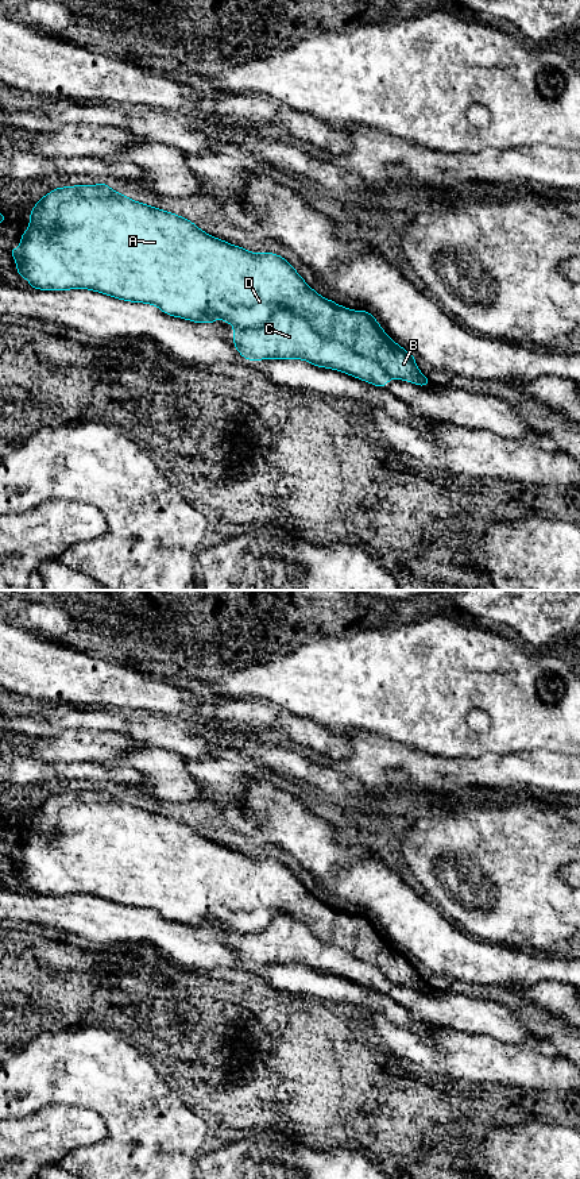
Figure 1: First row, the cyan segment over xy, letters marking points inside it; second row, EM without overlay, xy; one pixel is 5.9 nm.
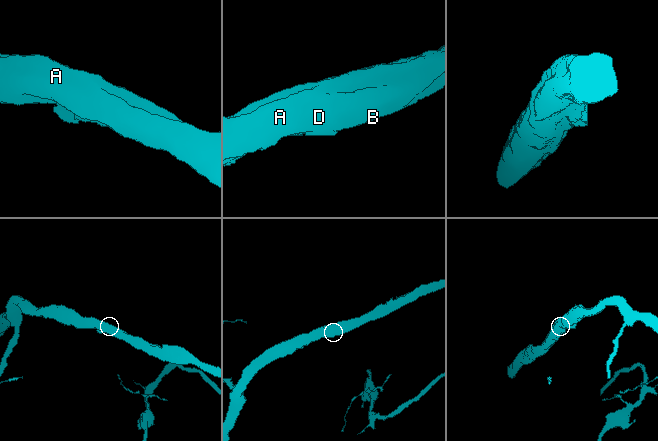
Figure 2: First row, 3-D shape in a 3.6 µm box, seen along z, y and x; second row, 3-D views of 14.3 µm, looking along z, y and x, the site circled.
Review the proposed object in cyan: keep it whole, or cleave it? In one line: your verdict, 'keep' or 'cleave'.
cleave

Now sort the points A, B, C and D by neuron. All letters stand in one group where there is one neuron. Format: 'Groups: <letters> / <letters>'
Groups: A B D / C

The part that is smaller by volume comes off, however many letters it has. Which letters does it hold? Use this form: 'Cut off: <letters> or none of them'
Cut off: C

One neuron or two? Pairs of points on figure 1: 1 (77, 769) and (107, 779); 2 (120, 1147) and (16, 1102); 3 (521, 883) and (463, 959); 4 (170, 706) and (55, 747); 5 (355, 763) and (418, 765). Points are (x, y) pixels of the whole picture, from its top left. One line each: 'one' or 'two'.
1: one
2: one
3: two
4: two
5: one

